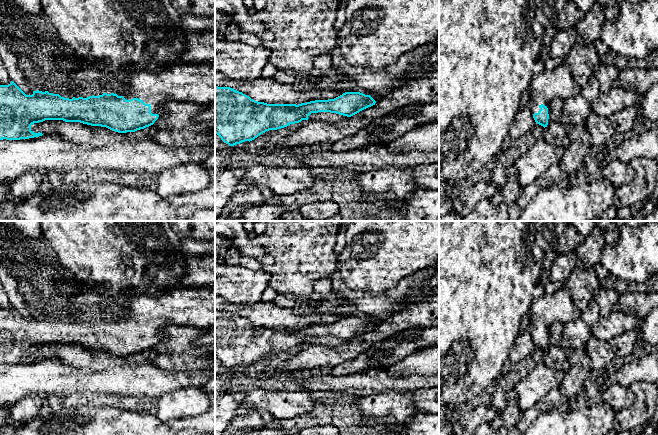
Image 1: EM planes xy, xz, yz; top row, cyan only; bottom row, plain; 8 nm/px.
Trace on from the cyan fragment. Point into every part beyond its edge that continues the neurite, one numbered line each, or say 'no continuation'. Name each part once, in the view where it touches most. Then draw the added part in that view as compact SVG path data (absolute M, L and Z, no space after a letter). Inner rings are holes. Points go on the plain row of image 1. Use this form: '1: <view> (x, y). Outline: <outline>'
1: xy (194, 306). Outline: M215 283L202 286L178 287L160 297L134 296L126 302L127 318L117 318L126 324L138 322L149 328L152 338L162 338L168 326L194 326L209 329L215 325Z

